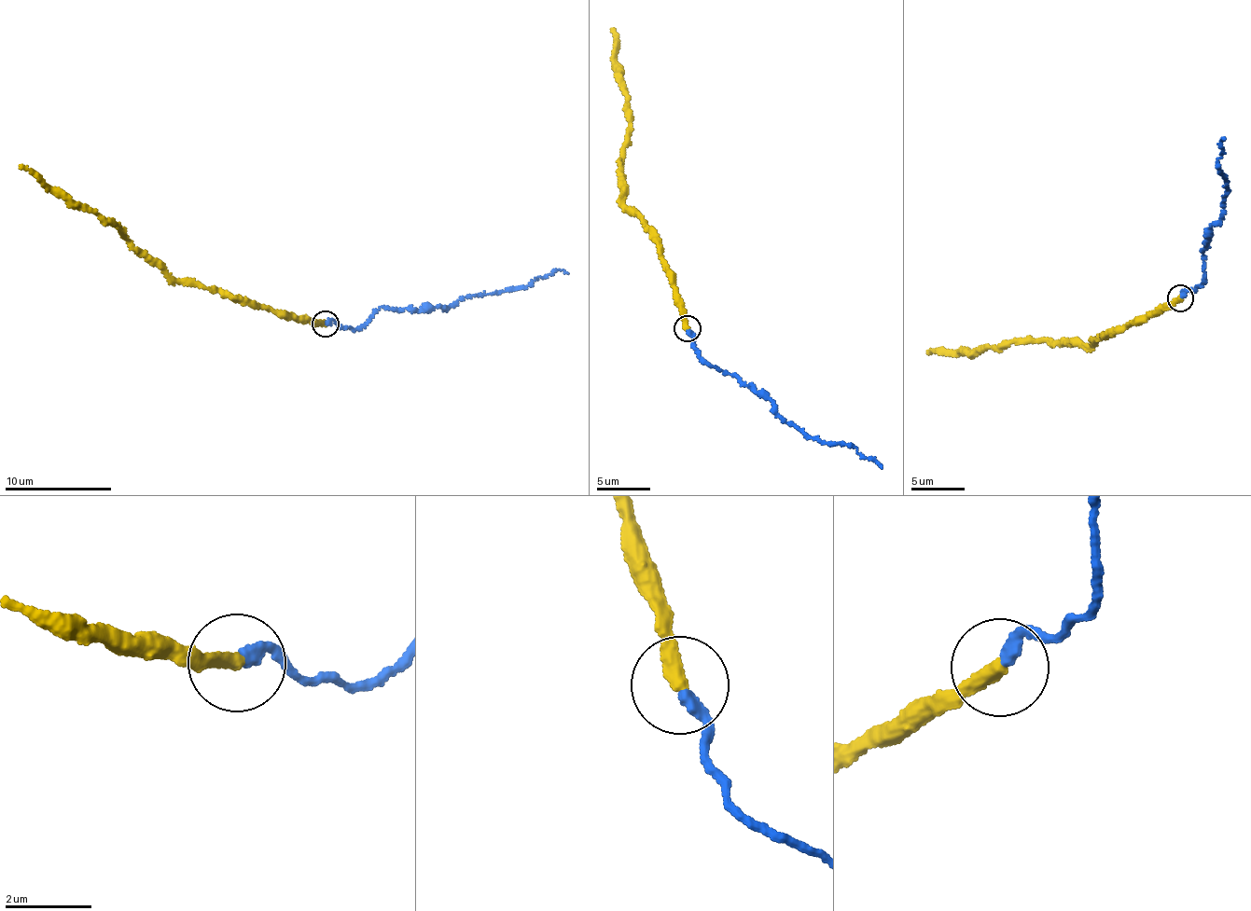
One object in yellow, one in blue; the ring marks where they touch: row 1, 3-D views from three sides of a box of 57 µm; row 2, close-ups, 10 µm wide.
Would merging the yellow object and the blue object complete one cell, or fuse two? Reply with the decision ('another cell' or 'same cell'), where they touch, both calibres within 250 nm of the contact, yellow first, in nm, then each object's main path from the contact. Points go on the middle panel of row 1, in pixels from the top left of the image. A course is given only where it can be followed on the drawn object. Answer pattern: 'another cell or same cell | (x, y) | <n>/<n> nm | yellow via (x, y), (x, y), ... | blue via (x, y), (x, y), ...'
another cell | (687, 328) | 320/280 nm | yellow via (687, 328), (674, 274), (661, 257), (659, 239), (624, 204), (621, 165), (629, 104), (616, 62), (613, 30) | blue via (687, 330), (700, 358), (764, 396), (774, 411), (809, 435), (842, 441), (882, 468)

